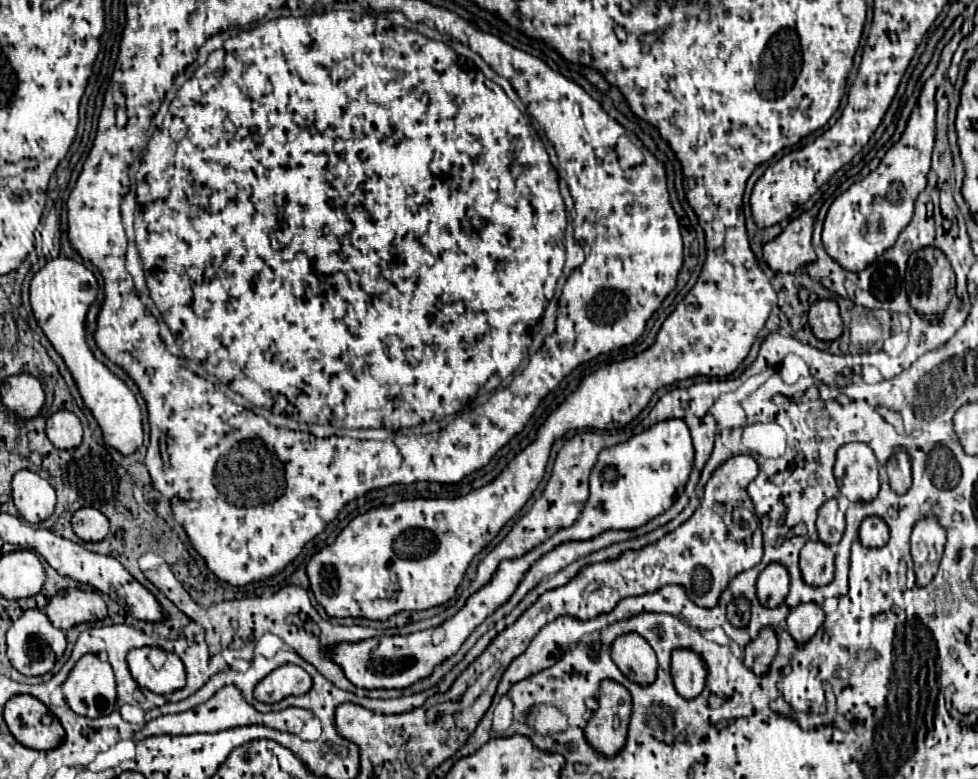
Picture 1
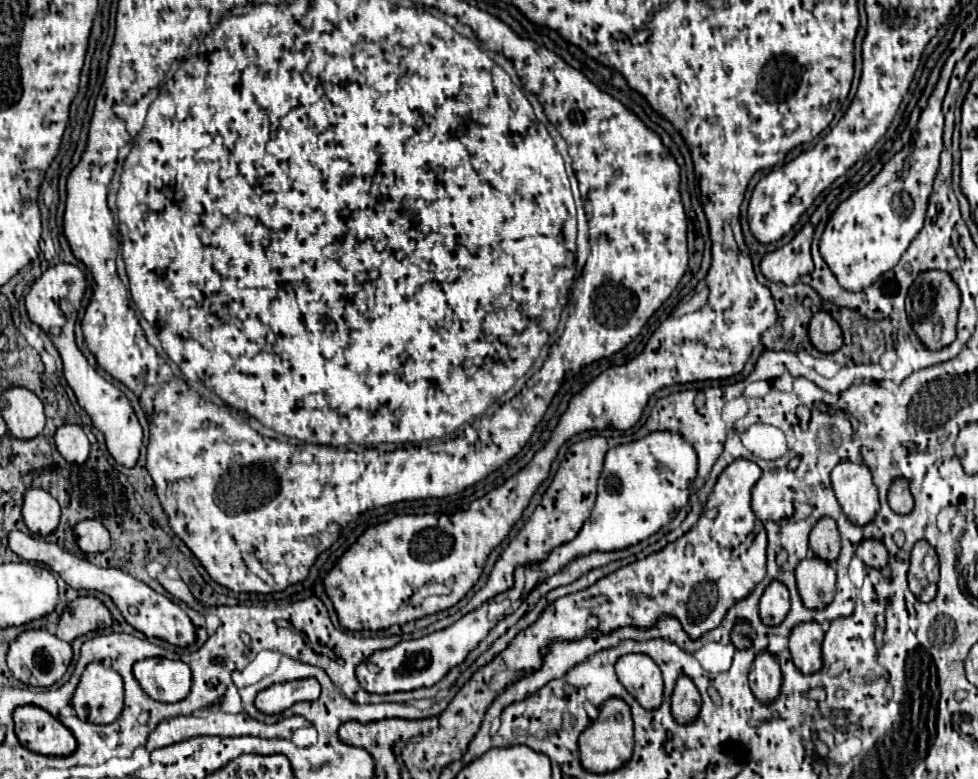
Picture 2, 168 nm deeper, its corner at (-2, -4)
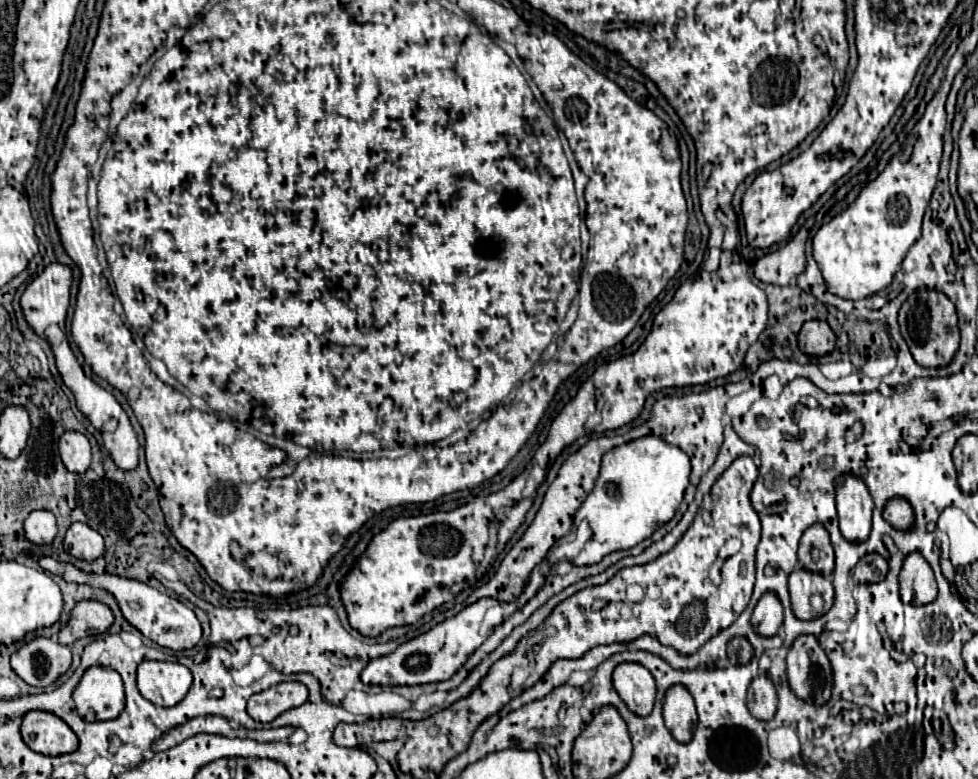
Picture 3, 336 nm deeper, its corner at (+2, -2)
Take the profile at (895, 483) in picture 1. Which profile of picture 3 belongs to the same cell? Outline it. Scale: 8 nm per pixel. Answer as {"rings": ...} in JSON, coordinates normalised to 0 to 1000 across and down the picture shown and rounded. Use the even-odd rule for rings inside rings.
{"rings":[[[912,639],[904,652],[904,668],[914,675],[916,680],[930,680],[935,675],[935,657],[933,650],[922,639]]]}

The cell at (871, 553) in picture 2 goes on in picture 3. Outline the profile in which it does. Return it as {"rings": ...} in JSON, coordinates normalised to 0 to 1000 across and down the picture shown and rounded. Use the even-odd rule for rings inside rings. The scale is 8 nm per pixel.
{"rings":[[[885,711],[873,729],[873,747],[892,750],[902,747],[908,734],[908,721],[900,711]]]}

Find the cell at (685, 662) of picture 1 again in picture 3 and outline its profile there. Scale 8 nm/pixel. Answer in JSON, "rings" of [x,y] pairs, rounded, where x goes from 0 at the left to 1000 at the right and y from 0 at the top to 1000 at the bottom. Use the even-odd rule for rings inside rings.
{"rings":[[[687,881],[681,888],[679,924],[689,950],[693,950],[695,955],[701,955],[703,950],[708,950],[708,942],[714,929],[714,919],[712,919],[710,896],[699,881]]]}

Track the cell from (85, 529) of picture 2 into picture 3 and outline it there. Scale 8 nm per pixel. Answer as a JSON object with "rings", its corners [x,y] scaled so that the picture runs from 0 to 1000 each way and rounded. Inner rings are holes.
{"rings":[[[76,670],[67,683],[65,706],[80,719],[94,721],[106,711],[106,691],[90,673]]]}

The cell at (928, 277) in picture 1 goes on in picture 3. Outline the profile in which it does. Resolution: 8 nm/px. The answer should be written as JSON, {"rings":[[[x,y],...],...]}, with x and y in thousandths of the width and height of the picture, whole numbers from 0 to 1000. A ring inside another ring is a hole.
{"rings":[[[959,372],[937,375],[935,380],[928,383],[928,390],[930,395],[920,398],[918,416],[935,462],[941,470],[955,470],[955,472],[969,470],[982,444],[982,424],[975,390]]]}

